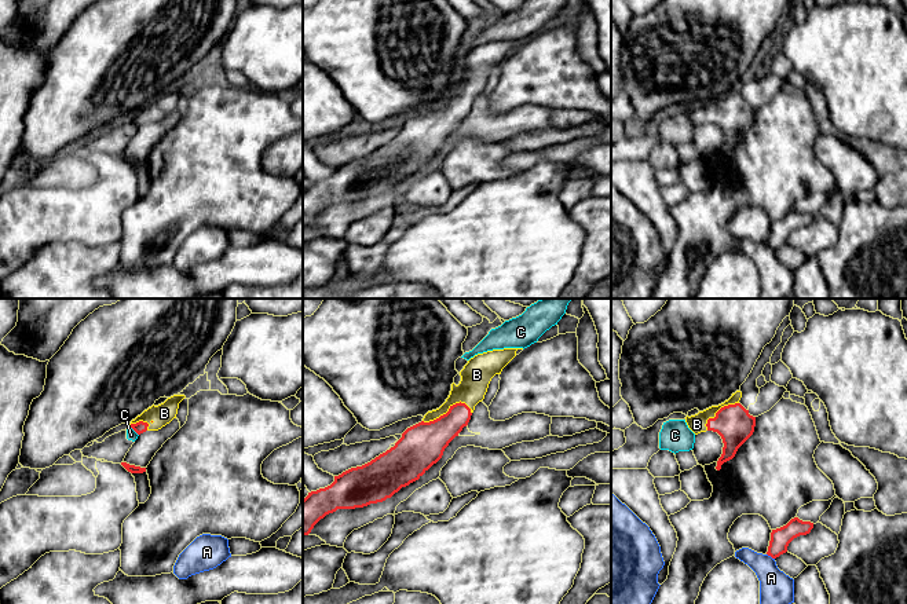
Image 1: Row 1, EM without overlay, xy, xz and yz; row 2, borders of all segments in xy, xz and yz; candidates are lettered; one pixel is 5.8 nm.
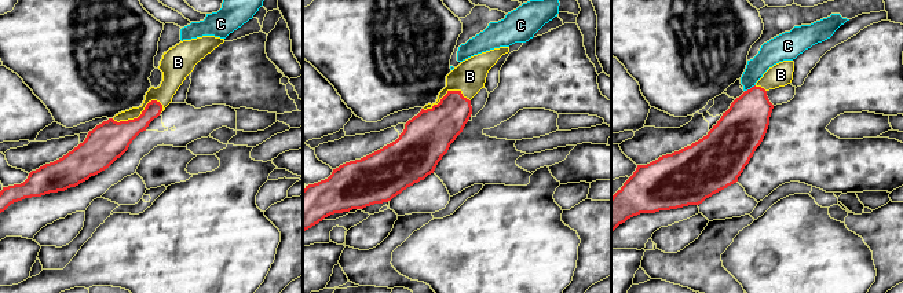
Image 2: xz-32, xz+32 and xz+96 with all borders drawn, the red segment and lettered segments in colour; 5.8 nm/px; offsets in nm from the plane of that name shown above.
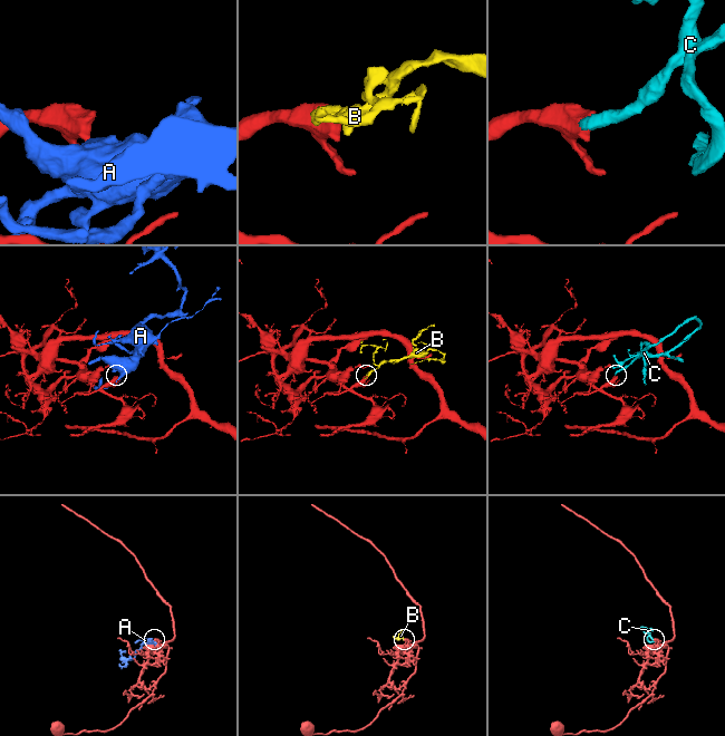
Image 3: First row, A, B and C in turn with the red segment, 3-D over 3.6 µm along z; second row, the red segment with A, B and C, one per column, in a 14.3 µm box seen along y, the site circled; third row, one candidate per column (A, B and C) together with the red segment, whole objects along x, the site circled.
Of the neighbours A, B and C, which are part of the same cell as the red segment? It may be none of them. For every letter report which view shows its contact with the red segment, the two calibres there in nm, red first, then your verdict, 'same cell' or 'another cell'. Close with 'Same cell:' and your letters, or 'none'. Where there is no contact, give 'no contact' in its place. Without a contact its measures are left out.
A: yz | 120/200 nm | another cell
B: xz | 260/170 nm | same cell
C: xy | 70/60 nm | another cell
Same cell: B

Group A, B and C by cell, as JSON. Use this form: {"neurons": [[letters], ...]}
{"neurons": [["A"], ["B"], ["C"]]}

